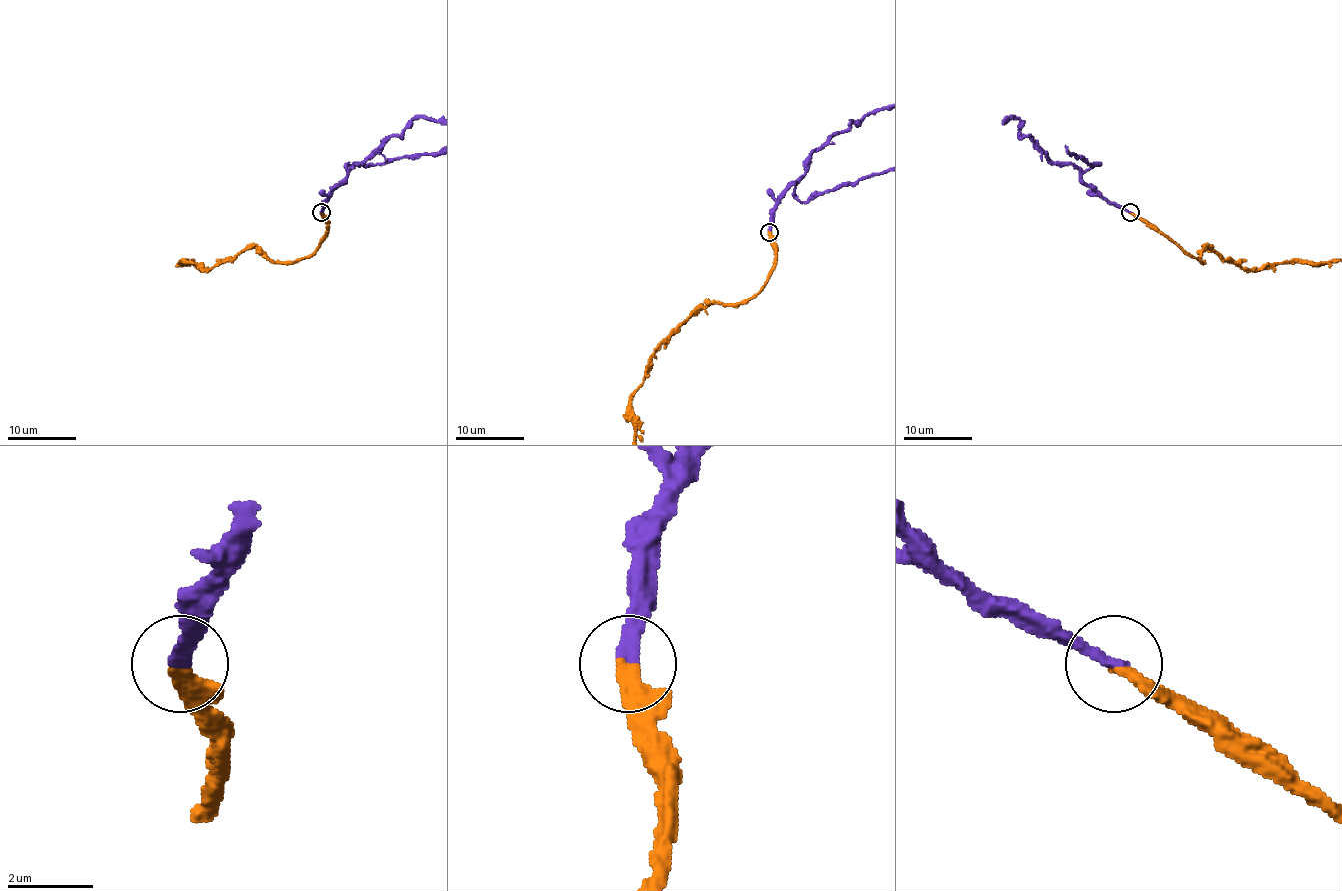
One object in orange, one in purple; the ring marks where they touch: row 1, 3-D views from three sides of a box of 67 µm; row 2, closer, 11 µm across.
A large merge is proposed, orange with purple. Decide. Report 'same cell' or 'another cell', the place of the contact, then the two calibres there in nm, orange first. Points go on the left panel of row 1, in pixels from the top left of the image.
same cell | (321, 212) | 340/340 nm

